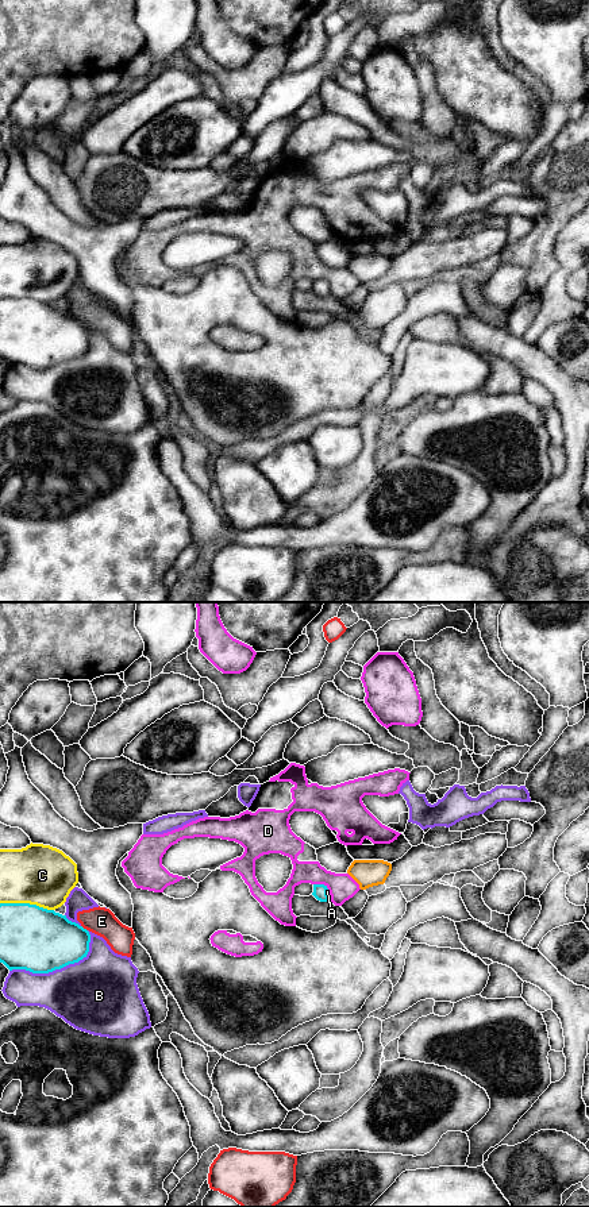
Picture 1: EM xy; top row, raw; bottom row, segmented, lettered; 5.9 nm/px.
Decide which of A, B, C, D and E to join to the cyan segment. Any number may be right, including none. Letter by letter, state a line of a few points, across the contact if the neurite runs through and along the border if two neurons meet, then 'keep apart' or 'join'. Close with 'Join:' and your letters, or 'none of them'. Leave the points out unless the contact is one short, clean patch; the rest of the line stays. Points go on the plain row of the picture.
A: line xy (319, 285), (327, 290), (327, 286); join
B: keep apart
C: keep apart
D: keep apart
E: keep apart
Join: A

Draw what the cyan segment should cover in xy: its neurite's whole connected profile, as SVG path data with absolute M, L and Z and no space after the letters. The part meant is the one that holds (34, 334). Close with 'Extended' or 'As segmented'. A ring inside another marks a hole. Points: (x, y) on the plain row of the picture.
M0 298L0 358L9 366L49 369L78 358L89 347L91 329L54 305L30 298Z. As segmented

